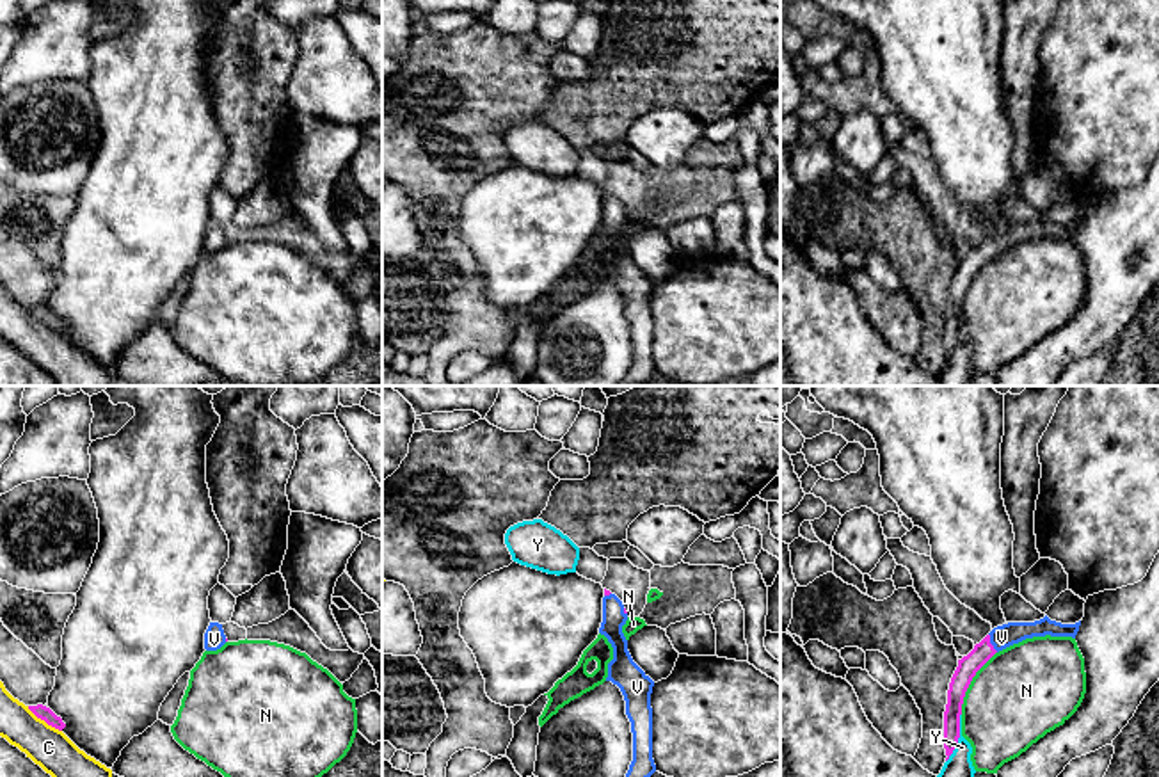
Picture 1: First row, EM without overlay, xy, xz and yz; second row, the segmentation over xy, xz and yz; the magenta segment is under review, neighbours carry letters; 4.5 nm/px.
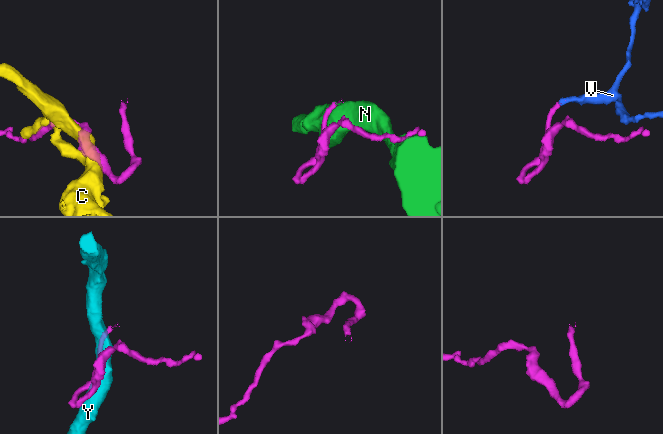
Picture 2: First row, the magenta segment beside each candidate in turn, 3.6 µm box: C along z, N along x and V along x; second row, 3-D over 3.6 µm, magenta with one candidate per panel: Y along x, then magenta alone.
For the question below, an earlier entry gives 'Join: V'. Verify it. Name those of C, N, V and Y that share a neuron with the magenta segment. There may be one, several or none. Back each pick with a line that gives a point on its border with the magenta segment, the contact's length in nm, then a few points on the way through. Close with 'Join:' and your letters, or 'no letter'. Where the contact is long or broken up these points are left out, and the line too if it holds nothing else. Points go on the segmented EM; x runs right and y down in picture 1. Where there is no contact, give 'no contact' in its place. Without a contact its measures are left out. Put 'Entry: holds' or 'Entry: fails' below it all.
V: contact yz (989, 642); length 100 nm; way yz (967, 667), (989, 642), (1001, 637)
Join: V
Entry: holds

